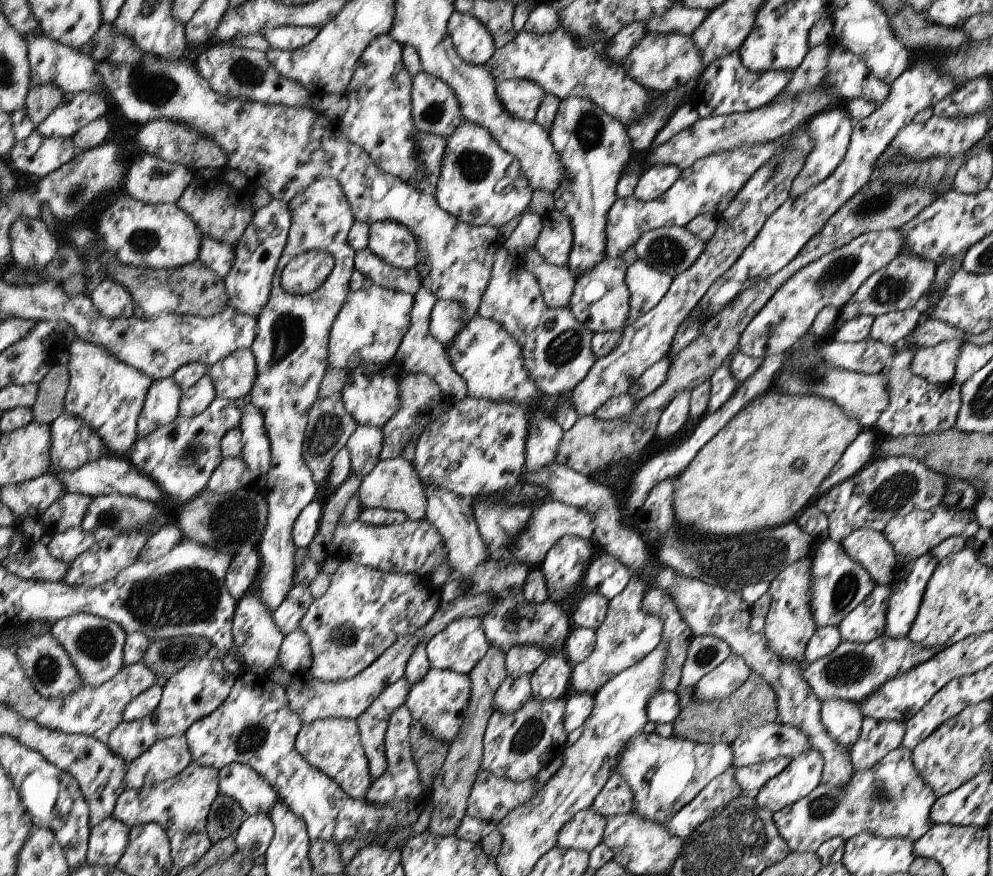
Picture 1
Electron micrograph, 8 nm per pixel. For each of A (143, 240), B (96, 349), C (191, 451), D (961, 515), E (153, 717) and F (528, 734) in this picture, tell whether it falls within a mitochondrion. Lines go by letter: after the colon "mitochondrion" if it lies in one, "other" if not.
A: mitochondrion
B: other
C: mitochondrion
D: other
E: other
F: mitochondrion

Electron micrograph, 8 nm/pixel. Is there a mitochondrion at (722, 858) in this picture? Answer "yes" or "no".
yes

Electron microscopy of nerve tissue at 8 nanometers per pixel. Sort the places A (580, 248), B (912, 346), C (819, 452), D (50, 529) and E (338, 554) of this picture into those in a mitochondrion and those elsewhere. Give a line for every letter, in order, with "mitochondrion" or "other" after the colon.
A: other
B: other
C: other
D: other
E: other

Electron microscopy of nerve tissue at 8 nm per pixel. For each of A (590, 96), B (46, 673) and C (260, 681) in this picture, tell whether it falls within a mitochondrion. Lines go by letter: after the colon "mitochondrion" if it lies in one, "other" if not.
A: mitochondrion
B: mitochondrion
C: other

